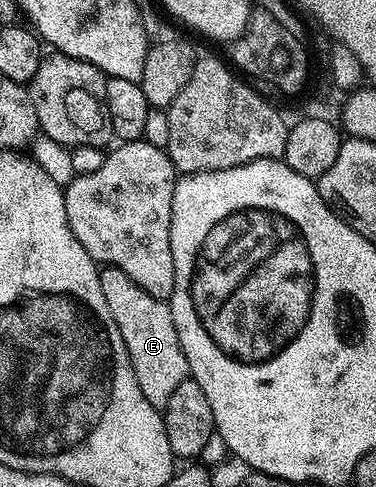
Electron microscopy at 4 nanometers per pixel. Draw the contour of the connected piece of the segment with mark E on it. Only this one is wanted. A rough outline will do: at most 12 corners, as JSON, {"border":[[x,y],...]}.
{"border":[[100,268],[146,402],[162,410],[190,376],[171,303]]}

